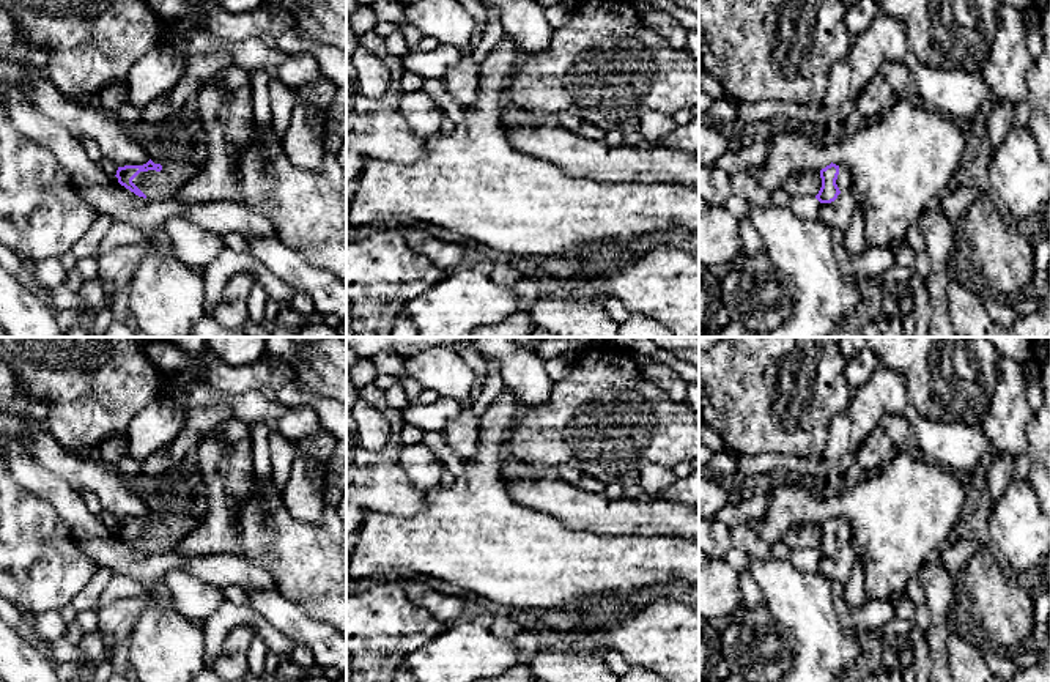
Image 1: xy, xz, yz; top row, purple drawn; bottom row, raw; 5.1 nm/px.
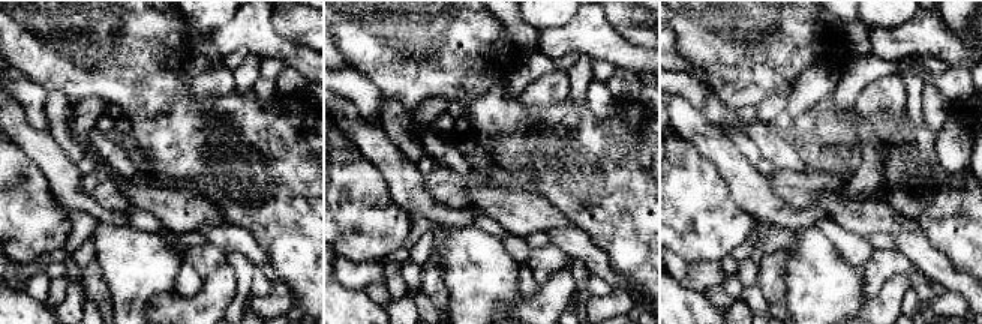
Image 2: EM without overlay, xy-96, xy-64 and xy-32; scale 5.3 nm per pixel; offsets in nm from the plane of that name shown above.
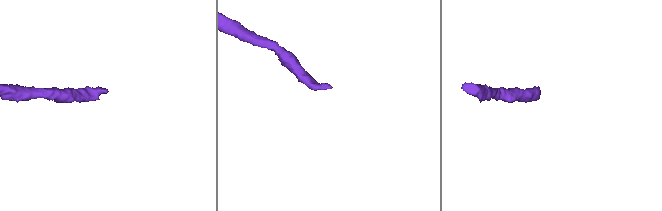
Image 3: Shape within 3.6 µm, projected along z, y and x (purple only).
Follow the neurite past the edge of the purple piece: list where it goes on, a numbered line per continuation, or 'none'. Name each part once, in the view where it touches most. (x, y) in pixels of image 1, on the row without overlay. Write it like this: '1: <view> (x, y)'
1: xy (166, 537)

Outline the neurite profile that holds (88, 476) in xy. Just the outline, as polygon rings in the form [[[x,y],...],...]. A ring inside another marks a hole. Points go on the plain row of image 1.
[[[20,414],[30,422],[33,441],[24,446],[46,469],[60,474],[82,498],[96,496],[102,509],[116,520],[143,518],[151,509],[131,488],[131,479],[116,468],[102,463],[90,452],[71,450],[61,446],[44,427]]]

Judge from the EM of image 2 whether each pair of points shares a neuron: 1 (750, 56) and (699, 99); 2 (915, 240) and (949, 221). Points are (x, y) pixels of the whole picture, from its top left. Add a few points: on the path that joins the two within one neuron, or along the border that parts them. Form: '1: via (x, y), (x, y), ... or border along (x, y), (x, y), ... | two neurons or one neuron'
1: border along (703, 78), (714, 92) | two neurons
2: border along (921, 233), (949, 260) | two neurons

